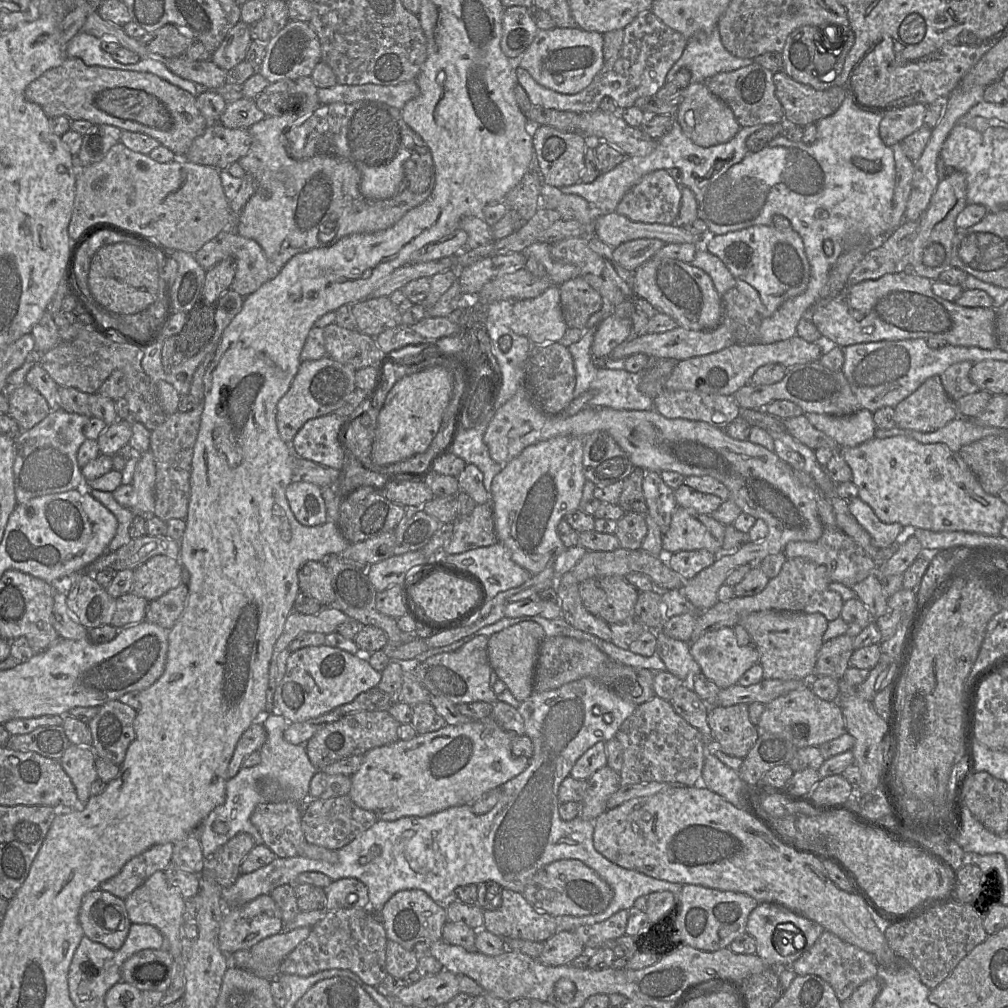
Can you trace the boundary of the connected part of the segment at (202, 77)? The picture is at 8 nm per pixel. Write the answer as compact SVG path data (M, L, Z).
M176 57L164 60L168 69L175 75L215 90L226 84L227 71L221 69L209 60L189 60L185 57Z

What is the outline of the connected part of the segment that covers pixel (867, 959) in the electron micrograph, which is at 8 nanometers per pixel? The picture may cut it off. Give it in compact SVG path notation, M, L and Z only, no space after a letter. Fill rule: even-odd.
M825 930L813 946L792 964L791 969L798 976L819 976L833 988L842 1003L864 982L877 976L878 965L871 954Z

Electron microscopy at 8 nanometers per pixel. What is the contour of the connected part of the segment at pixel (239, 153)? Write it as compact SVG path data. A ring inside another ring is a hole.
M209 123L207 128L205 129L204 133L197 137L191 144L190 148L186 152L184 157L178 158L185 158L186 160L200 165L210 166L221 170L227 170L227 168L234 162L238 162L238 160L245 156L250 147L251 147L252 138L249 133L249 130L246 128L238 128L238 129L230 129L223 126L220 123Z

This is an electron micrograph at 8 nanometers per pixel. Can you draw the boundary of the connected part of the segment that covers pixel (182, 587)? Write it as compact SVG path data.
M182 582L159 598L150 601L146 608L145 620L170 630L186 606L188 592L188 585Z

